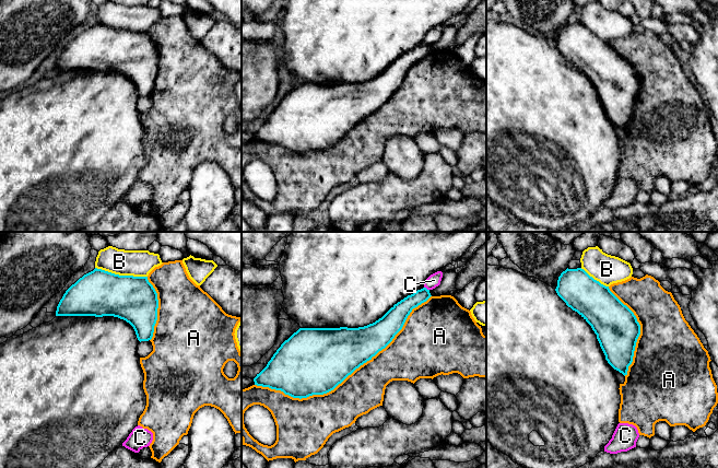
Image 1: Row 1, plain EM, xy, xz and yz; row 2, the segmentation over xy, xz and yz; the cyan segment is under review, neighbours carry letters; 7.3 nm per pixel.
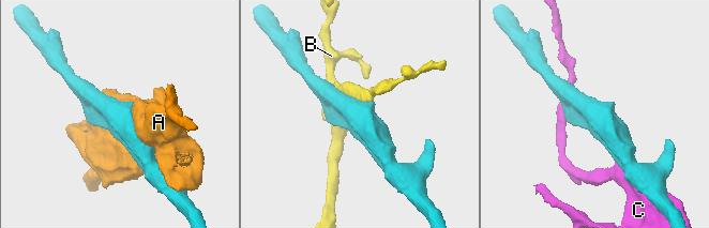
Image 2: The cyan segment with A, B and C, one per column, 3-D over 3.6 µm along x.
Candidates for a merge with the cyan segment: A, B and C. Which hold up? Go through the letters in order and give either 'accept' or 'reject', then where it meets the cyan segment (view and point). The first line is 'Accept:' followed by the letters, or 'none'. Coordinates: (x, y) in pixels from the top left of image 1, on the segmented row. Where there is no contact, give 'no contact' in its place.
Accept: none
A: reject | xz (348, 375)
B: reject | xy (121, 276)
C: reject | xz (425, 288)

